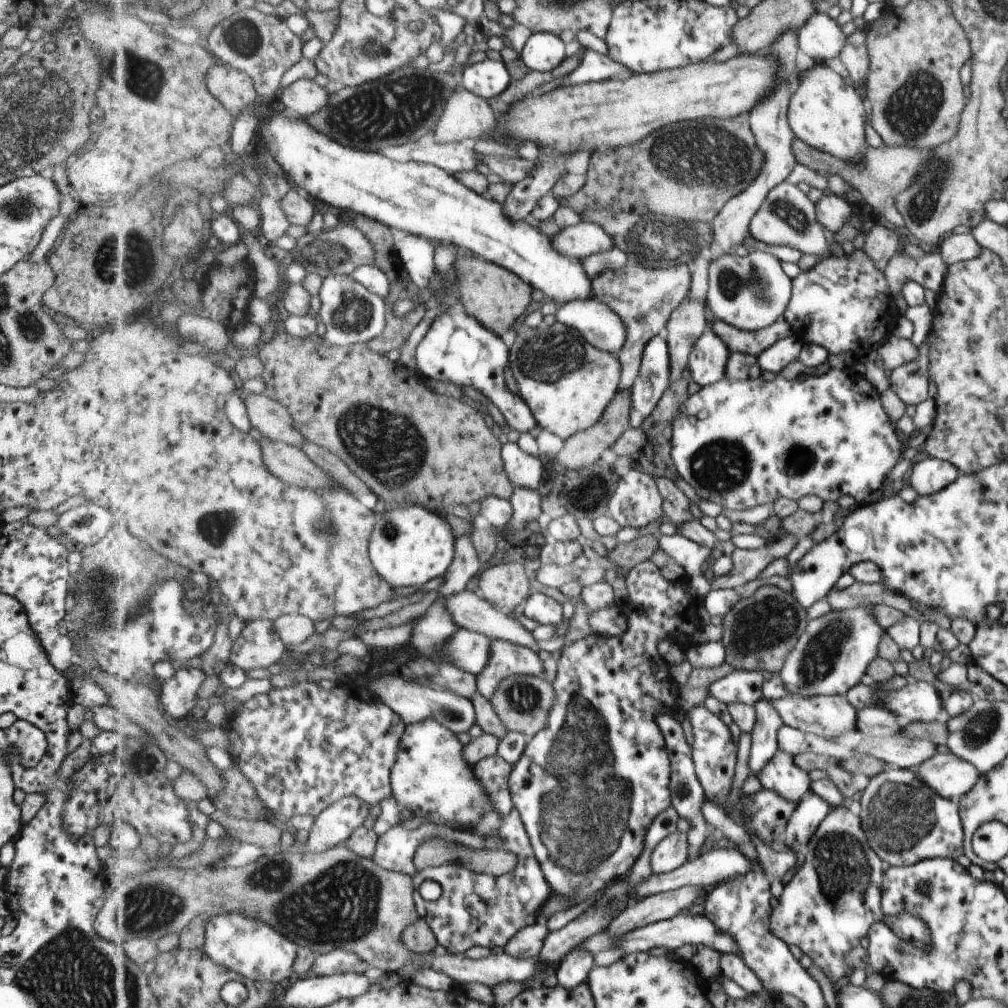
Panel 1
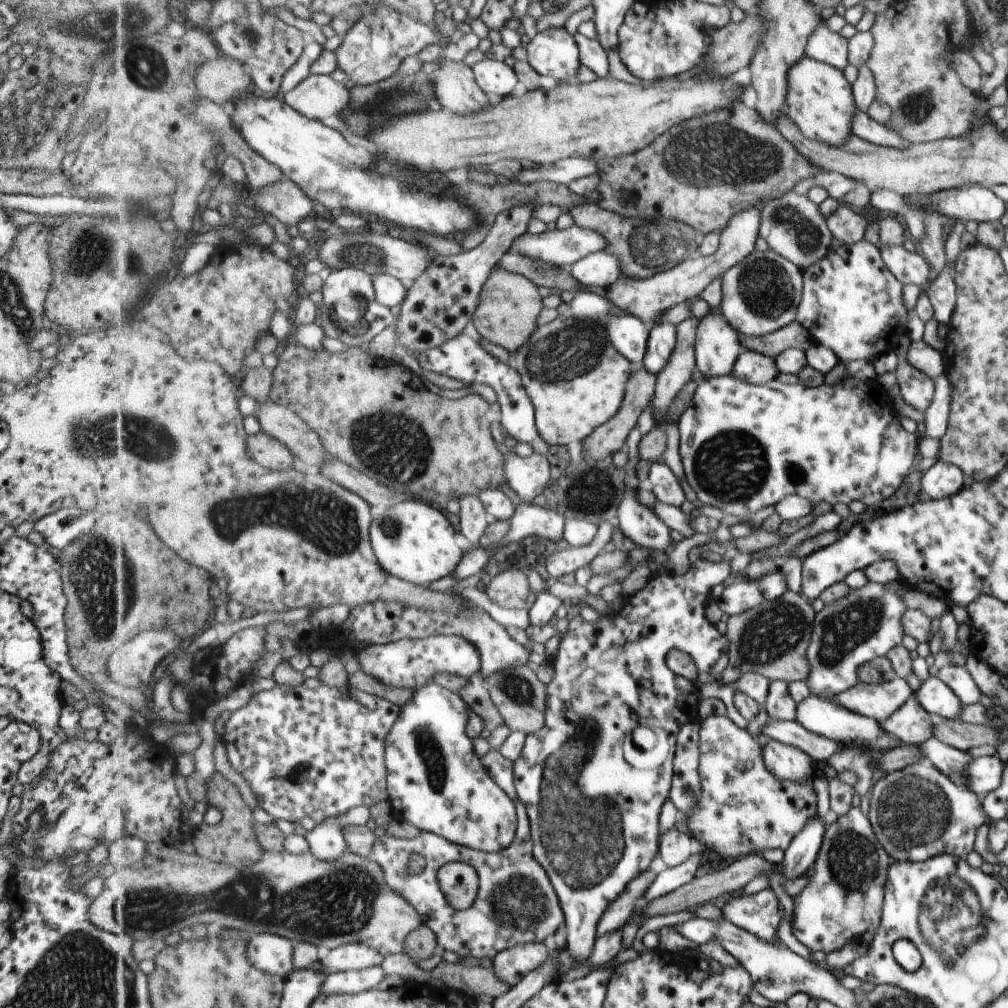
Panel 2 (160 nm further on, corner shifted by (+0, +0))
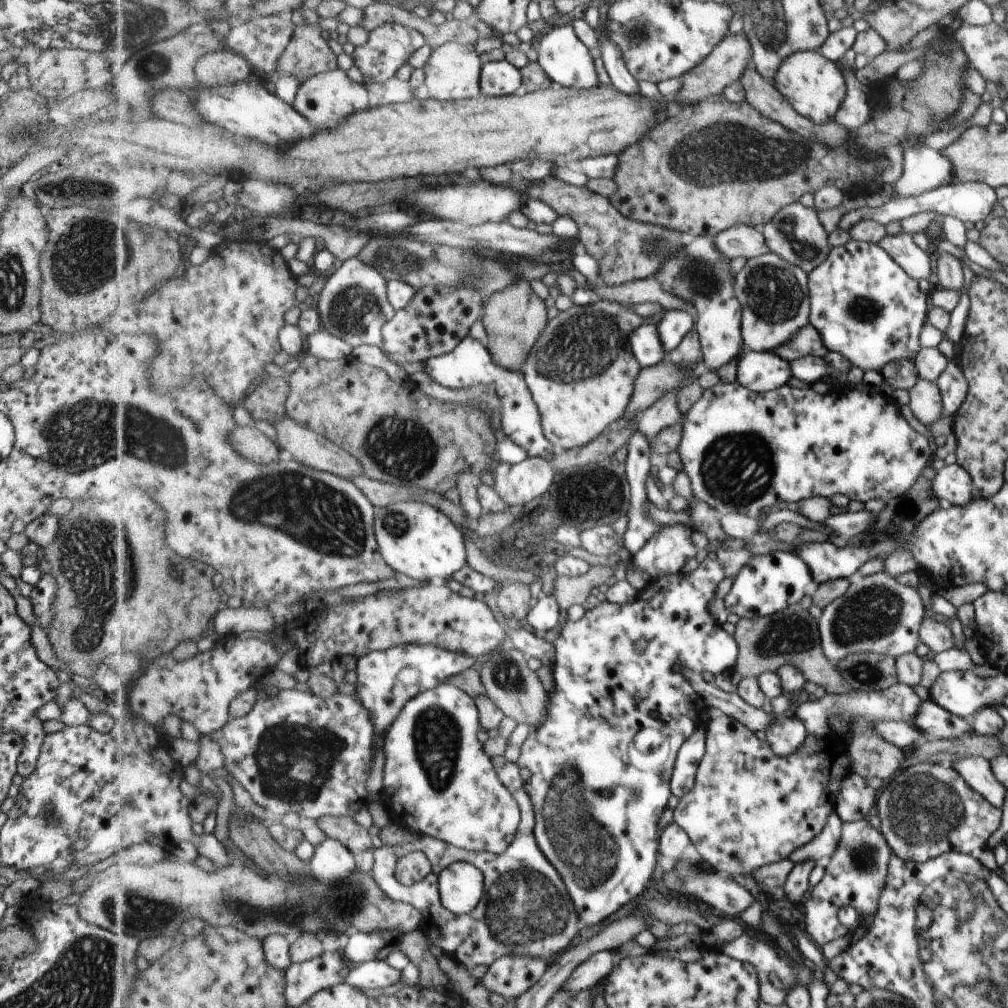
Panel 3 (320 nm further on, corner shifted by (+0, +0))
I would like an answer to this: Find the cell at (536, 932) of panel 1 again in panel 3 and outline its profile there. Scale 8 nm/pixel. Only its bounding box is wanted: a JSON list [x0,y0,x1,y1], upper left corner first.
[482,955,548,1000]

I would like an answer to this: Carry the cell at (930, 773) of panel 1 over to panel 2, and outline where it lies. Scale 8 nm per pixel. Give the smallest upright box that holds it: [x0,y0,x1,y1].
[965,754,1004,798]

